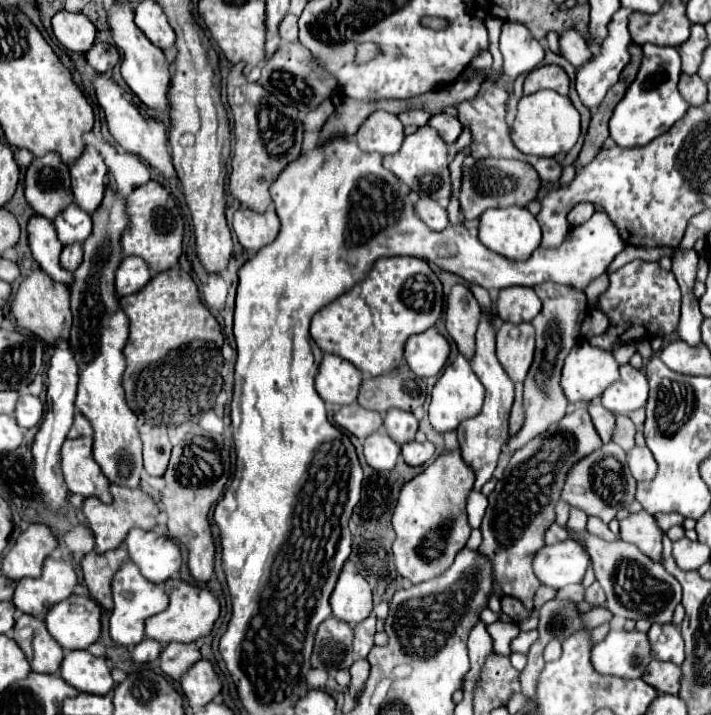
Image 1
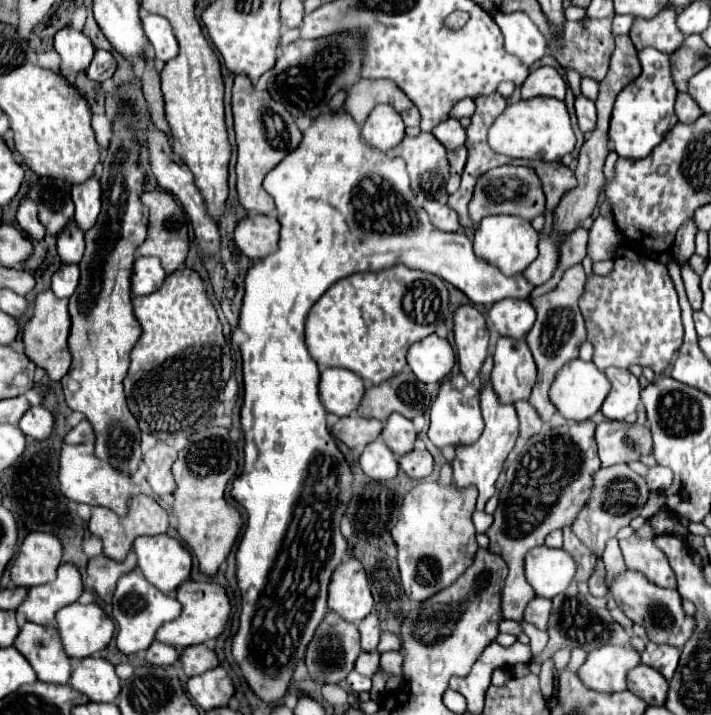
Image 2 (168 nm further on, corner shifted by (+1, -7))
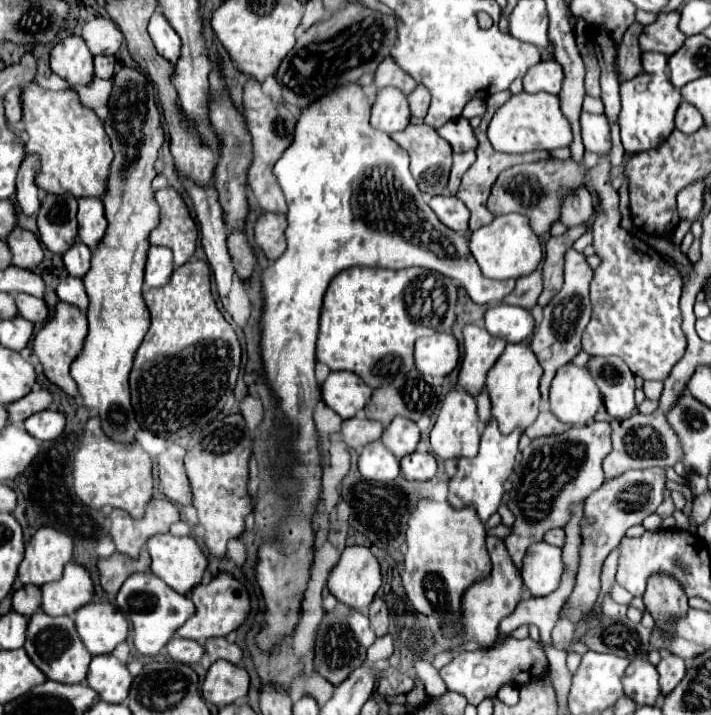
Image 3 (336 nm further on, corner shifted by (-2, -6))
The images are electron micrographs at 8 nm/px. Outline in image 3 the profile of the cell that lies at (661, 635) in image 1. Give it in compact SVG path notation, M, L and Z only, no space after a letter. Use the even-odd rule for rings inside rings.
M662 653L662 661L658 663L658 673L660 673L660 693L666 697L668 693L674 691L674 687L684 679L686 675L686 665L680 657L672 653Z

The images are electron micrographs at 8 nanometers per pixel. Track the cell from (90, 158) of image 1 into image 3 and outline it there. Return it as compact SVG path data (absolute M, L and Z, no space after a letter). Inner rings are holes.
M86 197L78 201L78 237L82 243L94 251L104 233L106 233L106 217L104 217L104 205L98 197Z

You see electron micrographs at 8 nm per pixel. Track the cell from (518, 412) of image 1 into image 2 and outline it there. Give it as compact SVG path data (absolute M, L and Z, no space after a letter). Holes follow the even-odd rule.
M519 400L519 402L515 402L515 408L517 408L517 416L519 416L519 438L529 440L531 436L543 432L545 424L541 422L541 418L537 416L537 412L533 410L533 406L529 402Z

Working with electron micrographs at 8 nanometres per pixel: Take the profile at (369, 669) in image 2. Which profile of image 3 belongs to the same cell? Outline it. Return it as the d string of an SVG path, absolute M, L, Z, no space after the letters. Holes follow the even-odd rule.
M384 635L384 637L378 637L374 641L374 645L368 649L368 661L370 663L378 663L382 659L388 659L392 655L394 647L392 647L392 637L390 635Z

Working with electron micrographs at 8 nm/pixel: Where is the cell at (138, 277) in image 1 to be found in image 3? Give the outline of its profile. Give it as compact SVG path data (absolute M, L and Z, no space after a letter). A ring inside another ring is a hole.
M152 245L148 251L144 283L148 287L162 287L166 283L166 279L172 275L172 271L174 271L172 251L162 245Z

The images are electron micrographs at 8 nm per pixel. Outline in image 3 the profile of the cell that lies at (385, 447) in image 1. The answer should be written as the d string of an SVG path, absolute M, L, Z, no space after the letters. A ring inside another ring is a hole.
M372 441L358 457L358 471L364 479L386 483L398 477L400 461L384 447L382 441Z

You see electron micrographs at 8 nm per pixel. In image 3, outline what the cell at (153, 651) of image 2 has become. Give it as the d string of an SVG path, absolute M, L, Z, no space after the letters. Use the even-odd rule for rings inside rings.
M174 637L166 645L166 651L168 651L170 659L180 661L180 663L198 663L204 657L204 653L206 653L204 647L198 641L180 639L180 637Z

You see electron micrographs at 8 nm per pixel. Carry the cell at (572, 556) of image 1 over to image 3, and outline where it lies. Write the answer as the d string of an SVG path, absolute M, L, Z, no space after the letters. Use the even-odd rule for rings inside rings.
M546 541L528 547L522 561L522 579L534 597L548 595L558 587L560 575L564 571L560 555L560 547L548 545Z

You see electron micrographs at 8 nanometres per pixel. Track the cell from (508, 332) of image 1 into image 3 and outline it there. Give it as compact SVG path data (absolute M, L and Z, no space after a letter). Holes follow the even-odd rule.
M526 343L506 345L502 357L488 371L486 391L492 401L492 417L498 421L498 427L504 435L512 433L514 429L524 431L528 425L536 421L538 407L540 407L540 391L538 391L540 375L542 371L540 371L538 359Z

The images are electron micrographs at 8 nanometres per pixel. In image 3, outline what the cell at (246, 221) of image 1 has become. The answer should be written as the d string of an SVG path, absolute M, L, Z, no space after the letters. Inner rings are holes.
M264 213L256 221L254 227L256 243L270 261L276 261L286 251L284 231L286 231L286 215L282 213Z

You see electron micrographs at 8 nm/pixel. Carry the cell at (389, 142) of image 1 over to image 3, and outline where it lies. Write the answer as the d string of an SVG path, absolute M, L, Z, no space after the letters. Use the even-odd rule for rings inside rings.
M384 87L376 93L372 105L372 125L380 131L402 131L410 123L410 105L406 95L398 87Z

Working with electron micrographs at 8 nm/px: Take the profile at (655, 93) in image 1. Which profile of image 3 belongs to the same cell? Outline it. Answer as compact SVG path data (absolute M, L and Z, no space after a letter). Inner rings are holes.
M644 52L641 55L643 73L648 75L636 75L634 79L620 85L620 133L622 133L622 145L628 153L640 153L658 147L672 131L674 131L674 113L682 101L682 95L678 89L672 87L667 71L668 57L658 52Z

